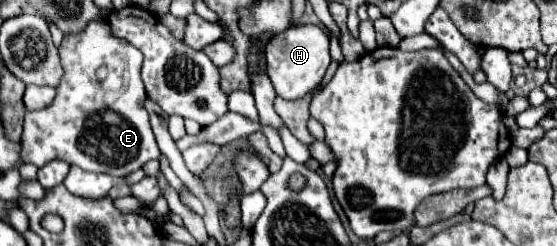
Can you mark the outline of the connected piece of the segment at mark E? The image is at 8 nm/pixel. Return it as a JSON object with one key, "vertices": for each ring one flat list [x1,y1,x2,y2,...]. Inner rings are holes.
{"vertices":[[90,21,82,31,74,35,64,35,58,47,58,55,64,75,56,87,54,101,50,103,50,107,26,111,24,115,24,131,20,139,22,161,30,161,36,167,42,167,50,159,62,159,68,165,78,165,84,171,124,177,140,169,146,161,158,159,160,149,156,145,156,137,150,129,148,113,144,109,146,91,140,77,142,53,124,39,110,35,110,27,106,21]]}

